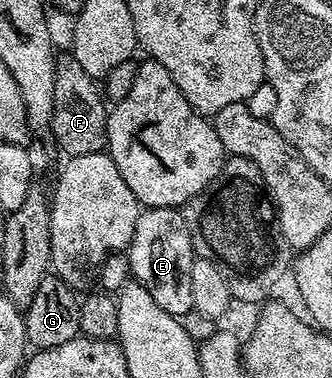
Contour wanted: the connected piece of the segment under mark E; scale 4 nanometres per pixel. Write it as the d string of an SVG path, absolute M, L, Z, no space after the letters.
M172 206L143 209L136 220L136 232L130 241L128 253L133 281L148 288L152 300L156 300L164 312L183 316L193 311L190 273L196 255L181 209Z

